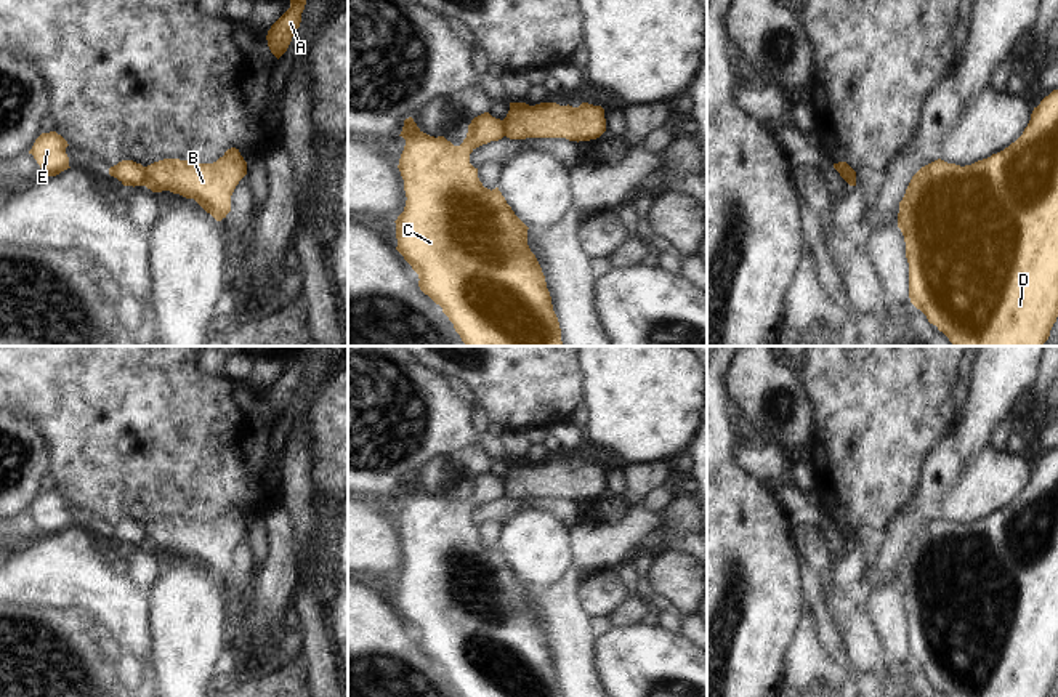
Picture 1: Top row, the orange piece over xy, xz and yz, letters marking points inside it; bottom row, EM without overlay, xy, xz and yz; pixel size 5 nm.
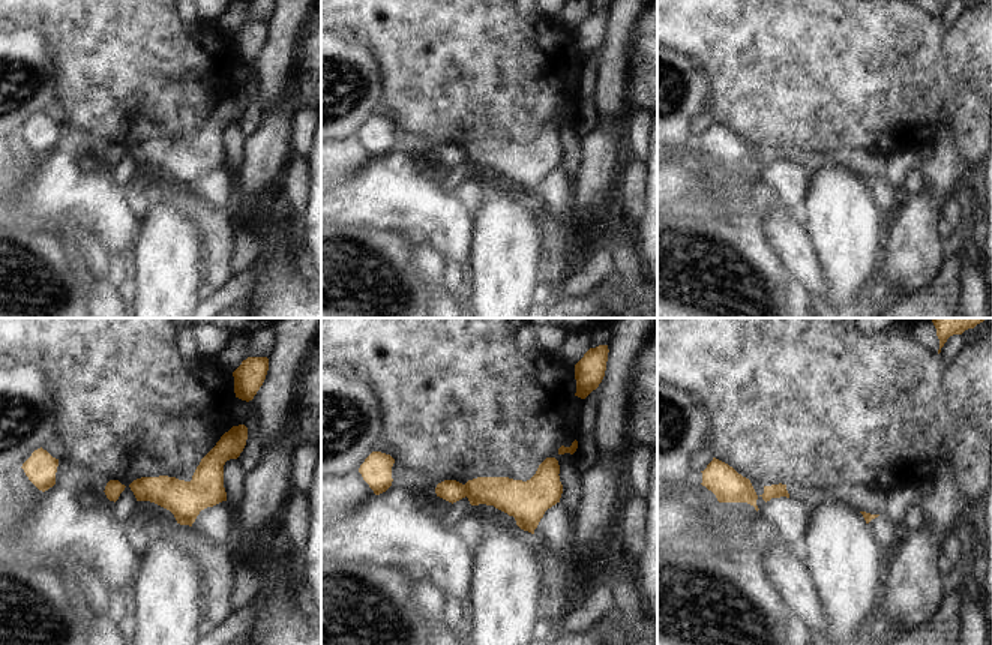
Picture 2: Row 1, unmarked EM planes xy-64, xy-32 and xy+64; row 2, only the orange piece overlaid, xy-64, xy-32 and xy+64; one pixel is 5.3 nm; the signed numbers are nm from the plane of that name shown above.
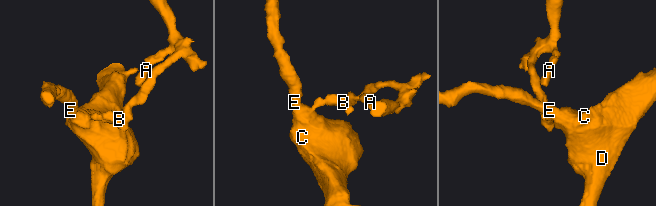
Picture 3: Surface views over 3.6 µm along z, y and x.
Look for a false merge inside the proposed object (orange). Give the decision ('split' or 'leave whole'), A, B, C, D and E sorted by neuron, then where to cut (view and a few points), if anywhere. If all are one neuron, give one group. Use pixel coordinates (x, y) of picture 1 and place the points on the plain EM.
split; A B / C D E; cut in xy along (143, 526), (146, 543)

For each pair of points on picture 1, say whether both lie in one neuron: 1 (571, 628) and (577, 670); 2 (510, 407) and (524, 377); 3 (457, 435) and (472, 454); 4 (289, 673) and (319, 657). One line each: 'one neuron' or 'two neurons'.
1: one neuron
2: one neuron
3: two neurons
4: two neurons

